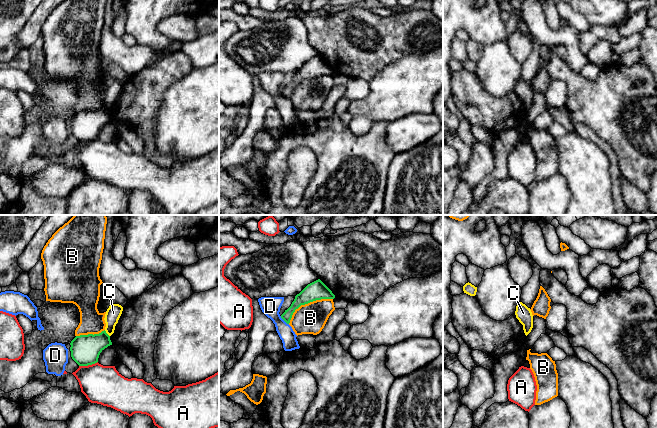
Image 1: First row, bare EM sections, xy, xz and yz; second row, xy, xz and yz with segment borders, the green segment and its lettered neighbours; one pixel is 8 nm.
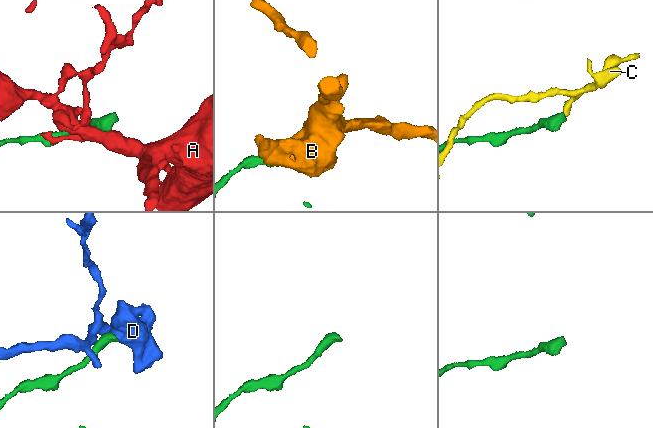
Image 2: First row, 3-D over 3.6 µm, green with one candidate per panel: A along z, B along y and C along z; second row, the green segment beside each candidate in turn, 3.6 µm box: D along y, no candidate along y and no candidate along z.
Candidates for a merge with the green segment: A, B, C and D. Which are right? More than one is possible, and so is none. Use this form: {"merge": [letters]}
{"merge": []}

